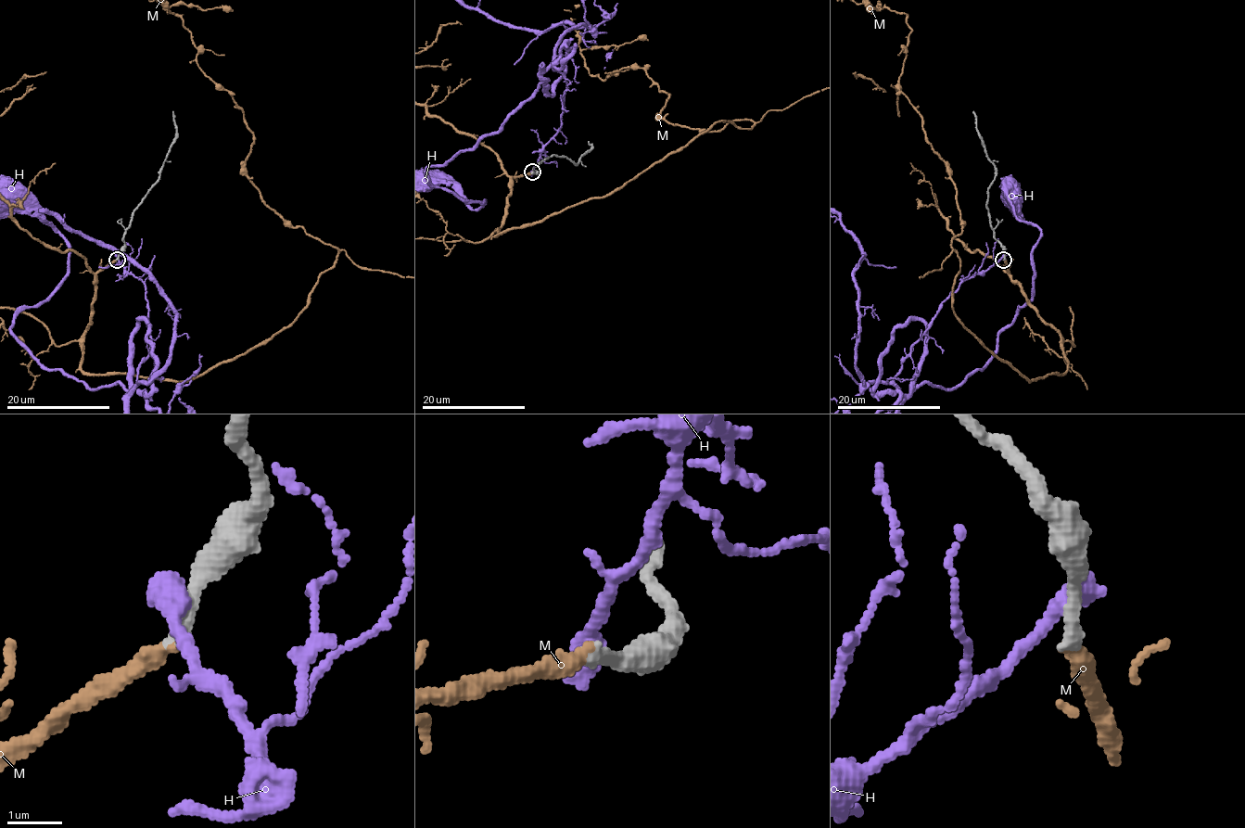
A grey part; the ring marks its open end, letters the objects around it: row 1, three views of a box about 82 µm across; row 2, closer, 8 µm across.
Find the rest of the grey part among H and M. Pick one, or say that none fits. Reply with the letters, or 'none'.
M

